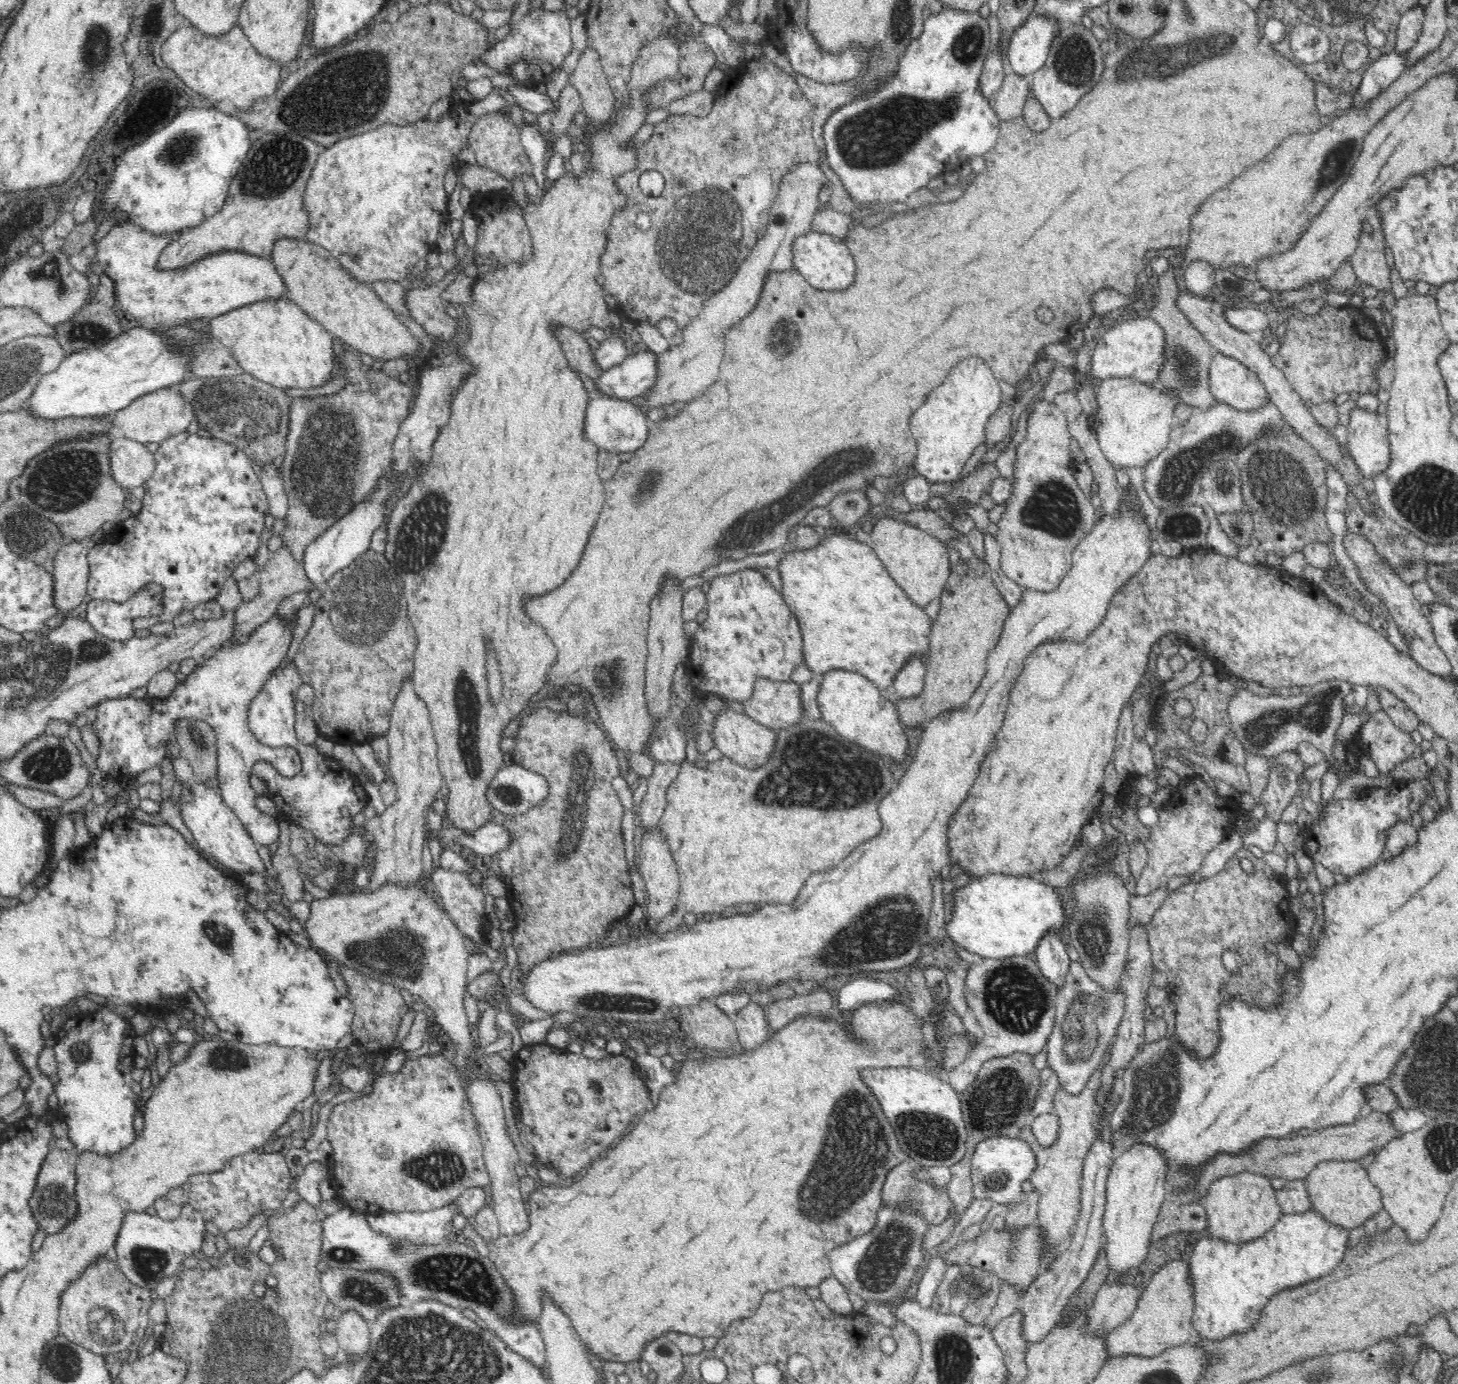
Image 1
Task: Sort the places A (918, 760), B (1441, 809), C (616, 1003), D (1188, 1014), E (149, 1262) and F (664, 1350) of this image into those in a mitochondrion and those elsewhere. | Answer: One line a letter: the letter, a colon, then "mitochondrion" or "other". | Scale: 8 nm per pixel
A: other
B: other
C: mitochondrion
D: other
E: mitochondrion
F: other

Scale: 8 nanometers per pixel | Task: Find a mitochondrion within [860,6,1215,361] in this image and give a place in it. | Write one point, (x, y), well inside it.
(1073, 61)

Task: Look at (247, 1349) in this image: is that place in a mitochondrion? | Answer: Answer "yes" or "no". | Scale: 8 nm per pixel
yes

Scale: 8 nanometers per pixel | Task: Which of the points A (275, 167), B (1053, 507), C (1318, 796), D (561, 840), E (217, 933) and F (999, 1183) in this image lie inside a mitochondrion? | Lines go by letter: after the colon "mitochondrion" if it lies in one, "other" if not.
A: mitochondrion
B: mitochondrion
C: other
D: mitochondrion
E: mitochondrion
F: mitochondrion

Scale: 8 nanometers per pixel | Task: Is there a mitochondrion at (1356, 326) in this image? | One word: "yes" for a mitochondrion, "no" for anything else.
no

